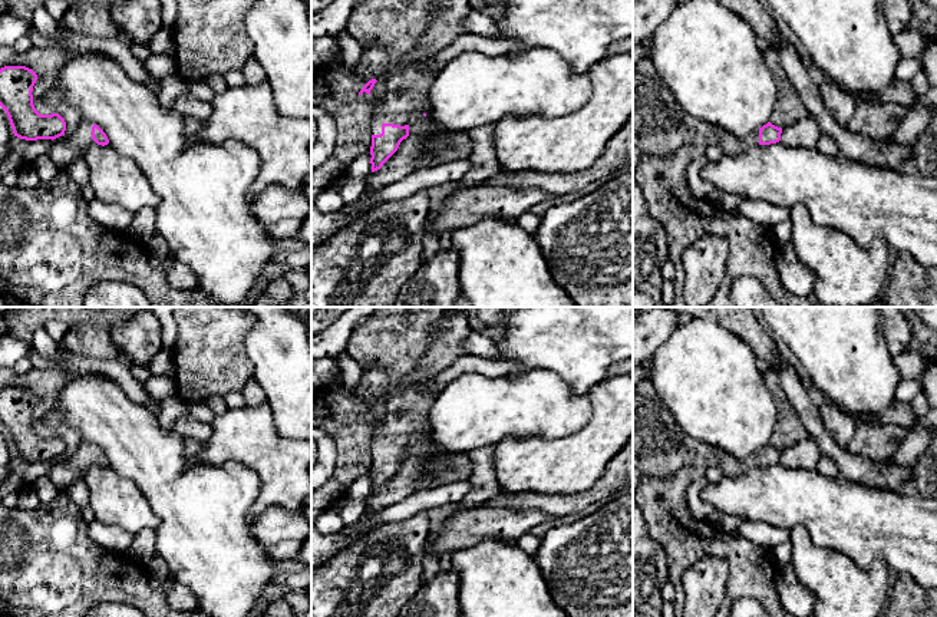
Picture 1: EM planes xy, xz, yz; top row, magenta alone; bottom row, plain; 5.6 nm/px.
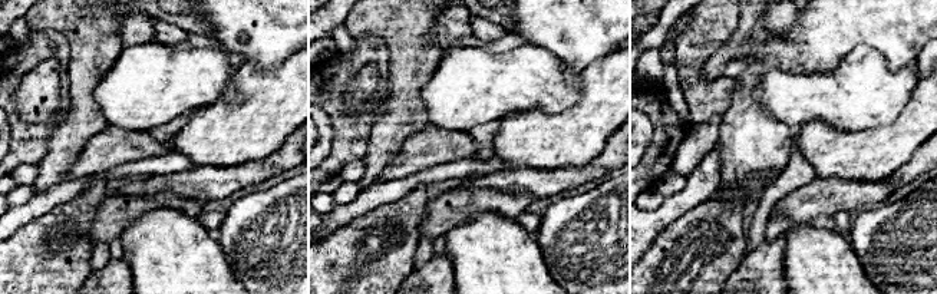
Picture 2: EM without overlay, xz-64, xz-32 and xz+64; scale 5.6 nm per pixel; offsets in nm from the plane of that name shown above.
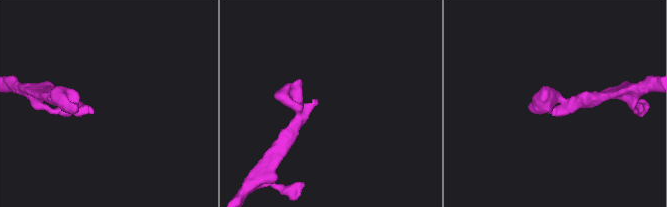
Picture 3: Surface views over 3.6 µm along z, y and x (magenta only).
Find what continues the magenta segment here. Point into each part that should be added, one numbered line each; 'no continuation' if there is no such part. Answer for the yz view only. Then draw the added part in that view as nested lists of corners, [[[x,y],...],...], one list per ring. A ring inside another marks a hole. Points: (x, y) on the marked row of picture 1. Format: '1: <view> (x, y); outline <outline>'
1: yz (660, 126); outline [[[646,56],[633,66],[633,175],[644,156],[669,156],[686,145],[719,146],[725,155],[735,156],[759,145],[759,131],[738,138],[686,113]]]

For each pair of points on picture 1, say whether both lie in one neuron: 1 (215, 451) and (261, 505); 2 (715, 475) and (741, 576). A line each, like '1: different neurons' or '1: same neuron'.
1: same neuron
2: different neurons

